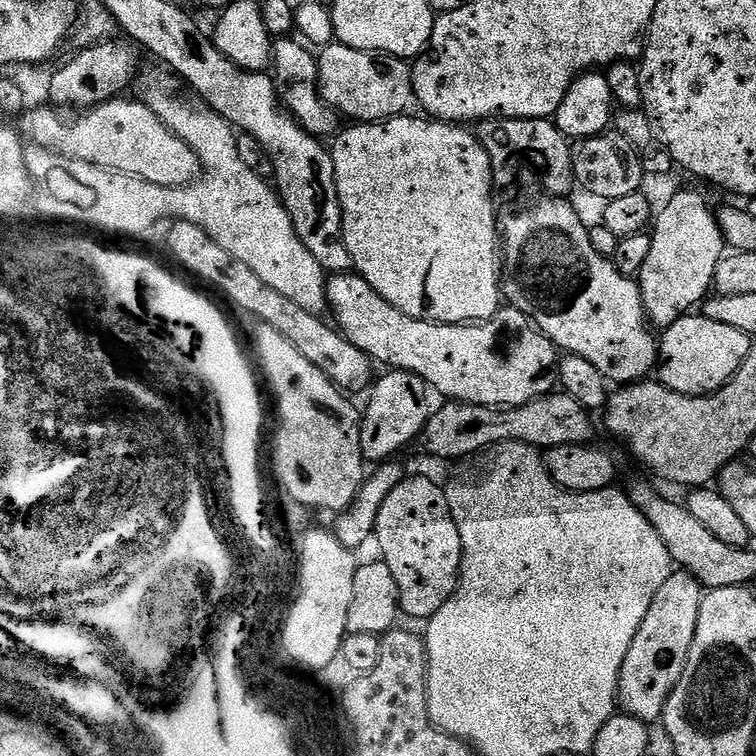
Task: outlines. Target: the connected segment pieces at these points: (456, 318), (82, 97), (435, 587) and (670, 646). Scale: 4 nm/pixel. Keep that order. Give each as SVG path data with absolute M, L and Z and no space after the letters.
M412 115L395 116L392 120L379 122L356 122L348 126L352 128L345 127L331 141L336 189L344 223L344 244L350 250L350 258L358 275L370 282L370 286L374 286L374 290L378 290L378 294L382 294L382 298L390 302L390 306L402 310L402 314L410 314L410 318L435 324L478 324L489 320L502 307L502 252L498 247L498 236L496 240L496 208L492 205L494 181L490 158L467 127L441 122L435 118L419 120Z
M108 38L103 42L92 42L84 48L69 64L64 64L60 69L56 68L52 73L52 81L50 82L51 103L57 109L64 108L80 108L76 110L87 110L96 108L99 104L106 103L107 100L120 98L125 95L124 92L132 84L132 79L136 76L136 71L140 68L140 56L137 45L131 42L125 42L123 39Z
M409 475L388 495L386 502L382 502L382 510L378 510L374 540L375 543L380 543L379 555L384 564L390 566L394 582L398 582L401 613L421 622L431 620L434 614L438 614L438 610L442 610L442 606L446 606L448 599L456 592L456 583L460 581L462 538L448 505L447 491L424 476Z
M673 571L666 583L658 589L630 650L626 650L626 662L622 662L620 671L620 690L618 704L627 715L645 722L659 721L664 707L686 666L690 646L694 642L694 630L698 630L698 610L704 597L702 586L689 572Z

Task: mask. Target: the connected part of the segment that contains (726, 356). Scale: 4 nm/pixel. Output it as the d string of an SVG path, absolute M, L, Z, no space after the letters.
M687 314L663 329L659 337L659 383L678 394L709 396L711 392L716 392L731 382L753 346L753 337L747 336L742 330L734 330L734 326L710 322L710 318L703 314Z

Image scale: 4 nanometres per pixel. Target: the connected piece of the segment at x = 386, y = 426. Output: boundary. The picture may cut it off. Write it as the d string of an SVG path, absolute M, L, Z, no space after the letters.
M388 370L383 374L385 376L377 384L375 381L371 385L367 393L368 405L362 408L360 448L368 462L391 461L395 452L402 451L415 436L417 439L423 433L430 415L430 389L425 380L418 378L413 372Z

